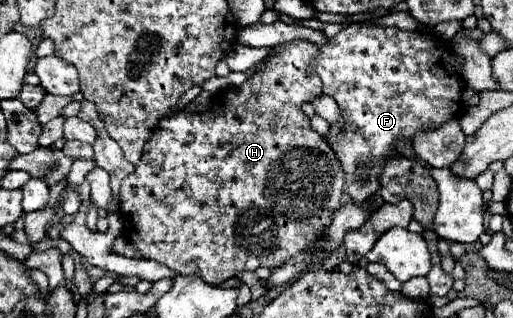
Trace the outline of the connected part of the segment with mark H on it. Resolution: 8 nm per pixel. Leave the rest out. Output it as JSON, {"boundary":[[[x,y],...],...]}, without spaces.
{"boundary":[[[293,40],[281,48],[273,58],[261,64],[261,68],[239,88],[229,88],[223,92],[223,102],[216,99],[212,108],[200,112],[204,114],[191,114],[191,112],[177,112],[167,118],[161,118],[159,128],[151,132],[151,138],[147,140],[147,146],[143,148],[143,158],[133,174],[129,174],[121,184],[121,222],[123,222],[123,236],[135,244],[139,252],[143,252],[143,258],[151,258],[157,262],[163,262],[171,270],[181,272],[183,276],[199,274],[207,284],[221,284],[227,278],[233,278],[237,272],[243,270],[255,270],[259,266],[281,266],[287,258],[293,258],[295,254],[303,252],[307,244],[315,242],[321,232],[331,224],[331,214],[339,208],[341,202],[341,188],[343,188],[343,174],[339,174],[339,162],[335,162],[335,154],[331,154],[331,148],[327,142],[323,142],[323,136],[311,130],[309,118],[303,114],[301,104],[311,102],[311,98],[321,96],[321,82],[319,78],[307,74],[307,66],[311,64],[311,58],[319,52],[317,44],[311,44],[307,40]]]}

